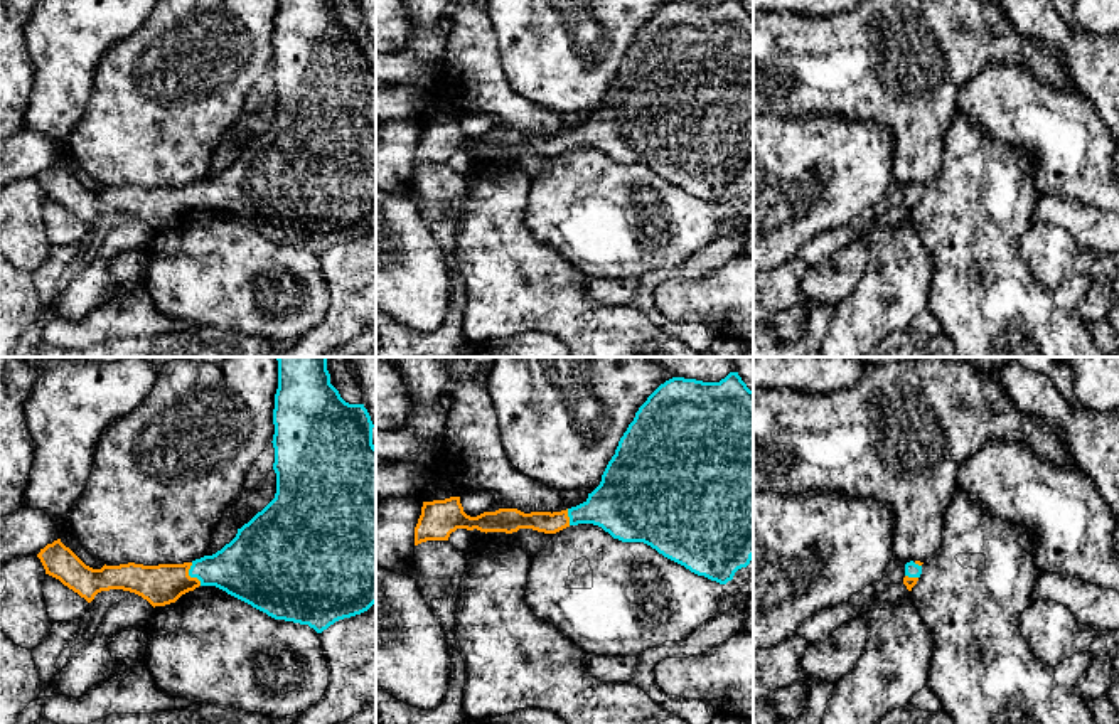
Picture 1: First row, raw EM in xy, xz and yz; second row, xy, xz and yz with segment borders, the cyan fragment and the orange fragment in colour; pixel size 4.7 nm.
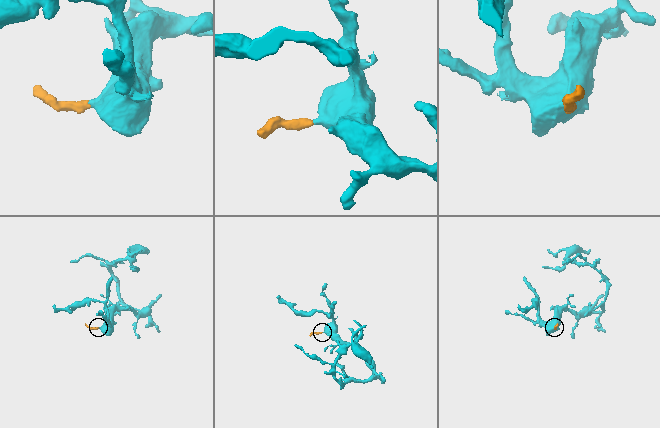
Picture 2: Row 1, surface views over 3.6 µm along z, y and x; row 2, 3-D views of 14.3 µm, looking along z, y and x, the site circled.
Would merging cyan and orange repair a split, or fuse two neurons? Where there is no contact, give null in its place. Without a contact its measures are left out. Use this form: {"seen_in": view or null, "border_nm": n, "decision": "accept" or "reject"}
{"seen_in": "xy", "border_nm": 120, "decision": "accept"}

